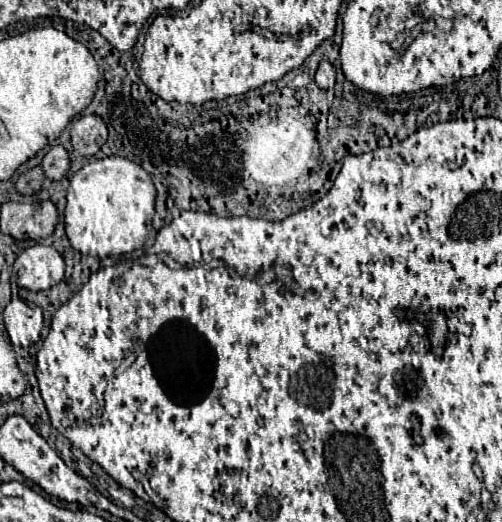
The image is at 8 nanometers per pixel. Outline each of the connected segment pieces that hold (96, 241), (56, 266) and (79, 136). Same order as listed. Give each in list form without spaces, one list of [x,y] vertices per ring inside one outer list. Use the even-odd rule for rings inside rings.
[[[119,155],[93,159],[71,177],[64,211],[65,233],[71,247],[82,255],[99,259],[119,256],[145,243],[153,213],[155,185],[141,165]]]
[[[33,245],[21,251],[15,259],[17,285],[29,291],[43,291],[57,285],[63,279],[65,263],[53,247]]]
[[[83,115],[71,125],[71,145],[75,153],[91,157],[107,141],[107,127],[99,115]]]

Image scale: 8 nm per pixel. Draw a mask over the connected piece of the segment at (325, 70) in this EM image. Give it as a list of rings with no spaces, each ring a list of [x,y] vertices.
[[[321,61],[321,63],[319,63],[317,75],[315,75],[315,83],[317,83],[321,89],[329,89],[329,87],[335,85],[335,67],[333,67],[329,61]]]

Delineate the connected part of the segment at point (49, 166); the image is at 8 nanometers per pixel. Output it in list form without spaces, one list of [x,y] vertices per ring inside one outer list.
[[[53,145],[53,147],[45,153],[45,157],[43,157],[43,161],[41,161],[41,169],[43,169],[45,177],[51,179],[51,181],[63,179],[63,177],[67,175],[67,169],[69,169],[69,155],[67,155],[65,147]]]

